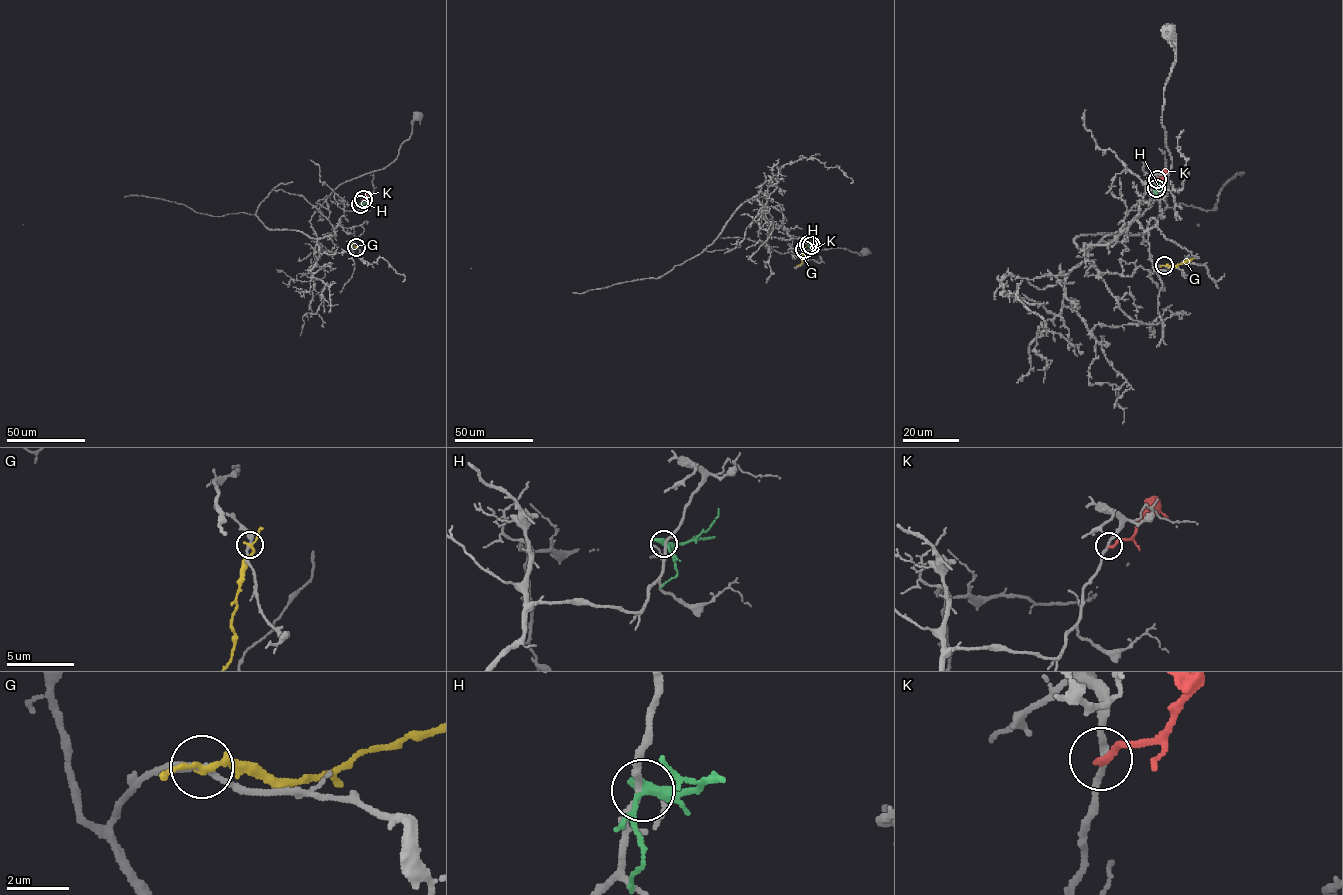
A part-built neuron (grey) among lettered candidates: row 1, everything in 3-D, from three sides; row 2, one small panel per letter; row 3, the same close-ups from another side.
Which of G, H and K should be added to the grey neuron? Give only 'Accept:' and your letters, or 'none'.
Accept: none

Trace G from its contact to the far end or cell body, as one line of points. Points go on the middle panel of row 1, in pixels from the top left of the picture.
G: (804, 249), (802, 263), (796, 265)

